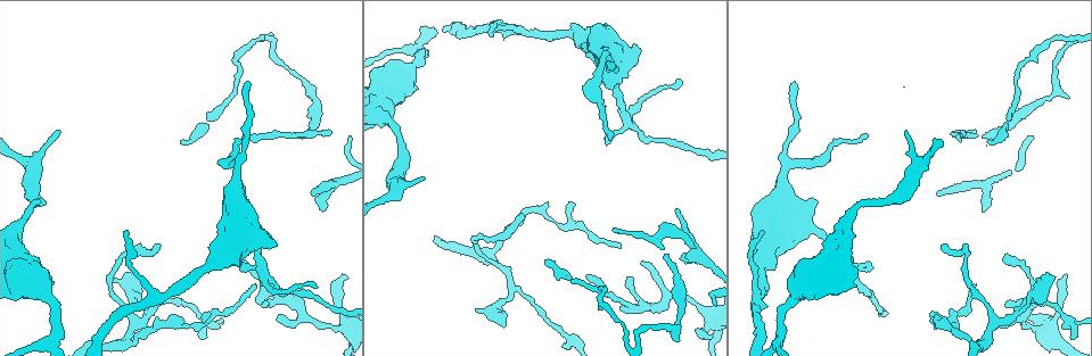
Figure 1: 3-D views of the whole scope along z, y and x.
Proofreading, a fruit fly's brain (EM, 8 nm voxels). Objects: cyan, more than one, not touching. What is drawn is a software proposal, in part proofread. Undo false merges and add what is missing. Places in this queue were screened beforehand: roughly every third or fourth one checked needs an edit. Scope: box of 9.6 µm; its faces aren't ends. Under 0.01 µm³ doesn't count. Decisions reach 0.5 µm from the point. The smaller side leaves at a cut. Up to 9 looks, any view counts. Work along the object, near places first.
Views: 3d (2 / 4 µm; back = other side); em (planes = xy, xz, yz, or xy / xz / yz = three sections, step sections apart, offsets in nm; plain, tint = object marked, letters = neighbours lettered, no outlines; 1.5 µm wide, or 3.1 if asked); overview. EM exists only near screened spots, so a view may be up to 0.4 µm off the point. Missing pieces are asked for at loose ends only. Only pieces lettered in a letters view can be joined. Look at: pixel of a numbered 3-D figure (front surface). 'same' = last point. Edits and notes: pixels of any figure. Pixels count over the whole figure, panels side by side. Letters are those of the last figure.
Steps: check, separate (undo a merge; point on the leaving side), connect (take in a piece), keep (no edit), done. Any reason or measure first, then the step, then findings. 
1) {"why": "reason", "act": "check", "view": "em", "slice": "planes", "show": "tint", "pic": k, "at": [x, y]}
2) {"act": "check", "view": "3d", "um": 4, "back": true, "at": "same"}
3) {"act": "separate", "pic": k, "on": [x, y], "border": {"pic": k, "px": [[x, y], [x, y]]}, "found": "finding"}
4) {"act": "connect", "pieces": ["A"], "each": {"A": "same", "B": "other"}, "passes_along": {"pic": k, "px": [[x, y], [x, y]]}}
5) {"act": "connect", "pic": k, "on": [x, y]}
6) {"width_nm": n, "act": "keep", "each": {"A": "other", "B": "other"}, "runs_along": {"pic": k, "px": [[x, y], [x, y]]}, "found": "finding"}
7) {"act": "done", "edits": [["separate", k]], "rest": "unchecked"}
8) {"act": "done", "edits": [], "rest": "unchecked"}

{"act": "check", "view": "em", "slice": "planes", "show": "tint", "pic": 1, "at": [983, 210]}

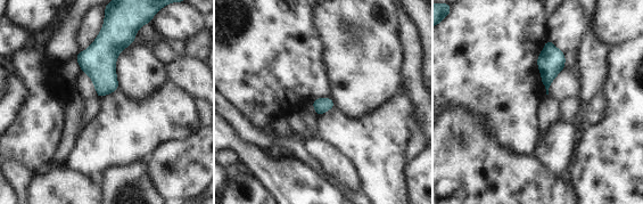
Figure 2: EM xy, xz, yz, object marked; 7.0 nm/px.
{"act": "check", "view": "em", "slice": "planes", "show": "letters", "at": "same"}

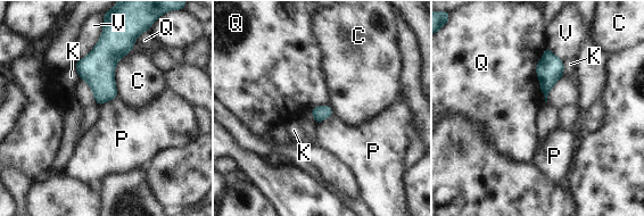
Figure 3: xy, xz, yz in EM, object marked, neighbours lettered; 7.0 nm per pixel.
{"act": "keep", "each": {"C": "other", "K": "other", "P": "other", "Q": "other", "V": "other"}, "border": {"pic": 3, "px": [[116, 96], [98, 106]]}, "found": "none of them fits"}

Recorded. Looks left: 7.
{"why": "an open end", "act": "check", "view": "3d", "um": 4, "pic": 1, "at": [255, 302]}

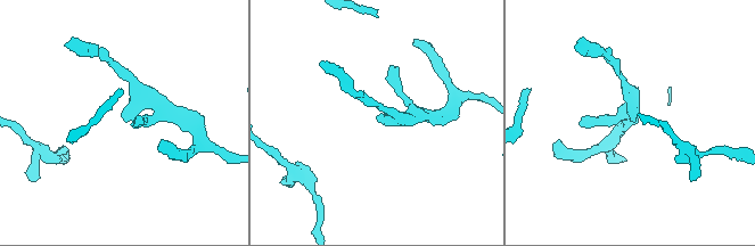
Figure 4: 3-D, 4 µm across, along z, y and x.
{"why": "need the tissue", "act": "check", "view": "em", "slice": "xz", "step": 8, "show": "tint", "pic": 4, "at": [379, 122]}

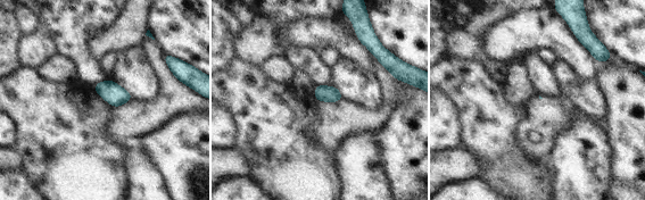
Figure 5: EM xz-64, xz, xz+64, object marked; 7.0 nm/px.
{"act": "check", "view": "em", "slice": "planes", "show": "letters", "at": "same"}

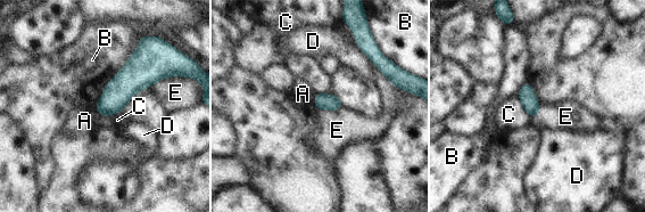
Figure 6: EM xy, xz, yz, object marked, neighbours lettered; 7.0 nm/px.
{"act": "keep", "each": {"A": "other", "B": "other", "C": "other", "D": "other", "E": "other"}, "border": {"pic": 6, "px": [[371, 60], [396, 87]]}, "found": "none of them fits"}

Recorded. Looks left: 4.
{"why": "free end", "act": "check", "view": "3d", "um": 2, "pic": 1, "at": [619, 247]}

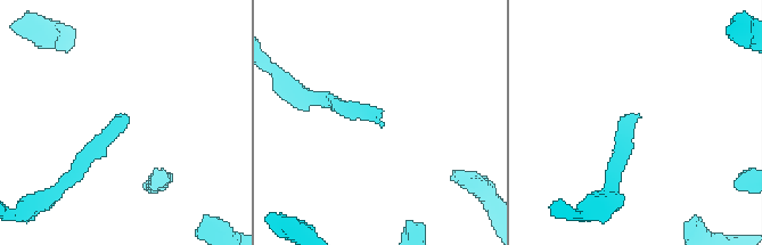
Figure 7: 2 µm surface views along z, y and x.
{"why": "need the tissue", "act": "check", "view": "em", "slice": "planes", "show": "letters", "pic": 7, "at": [381, 123]}

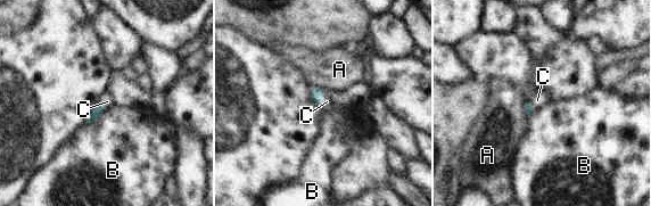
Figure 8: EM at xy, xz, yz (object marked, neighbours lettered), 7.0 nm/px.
{"act": "connect", "pieces": ["C"], "each": {"A": "other", "B": "other", "C": "same"}, "passes_along": {"pic": 8, "px": [[316, 93], [319, 101], [327, 101]]}, "found": "the cell continues"}

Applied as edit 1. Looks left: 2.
{"why": "redraw", "act": "check", "view": "overview"}

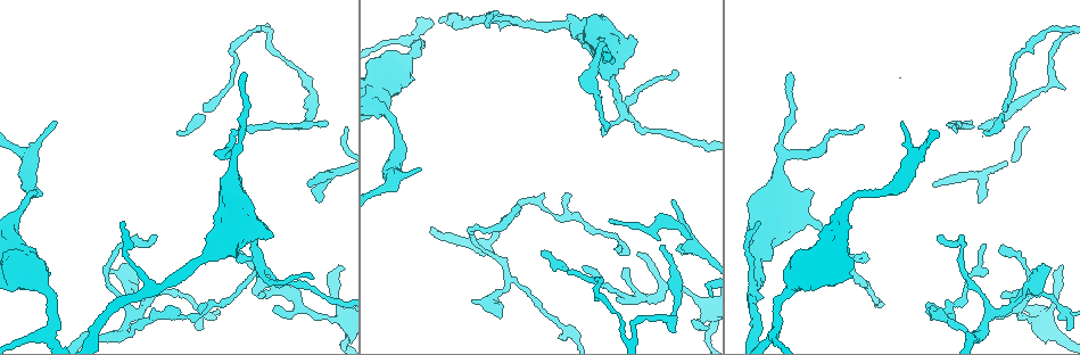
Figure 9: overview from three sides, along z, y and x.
{"why": "thick turns thin", "act": "check", "view": "em", "slice": "planes", "show": "letters", "pic": 9, "at": [398, 154]}

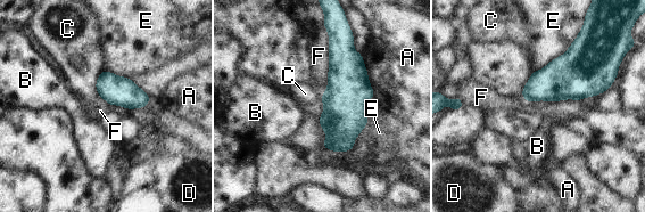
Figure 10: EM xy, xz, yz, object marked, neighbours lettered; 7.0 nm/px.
{"longest_contact_nm": ["F", 480], "act": "keep", "each": {"A": "other", "B": "other", "C": "other", "D": "other", "E": "other", "F": "other"}, "found": "all the same cell"}

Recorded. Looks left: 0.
{"act": "done", "edits": [["connect", 8]], "rest": "unchecked"}

